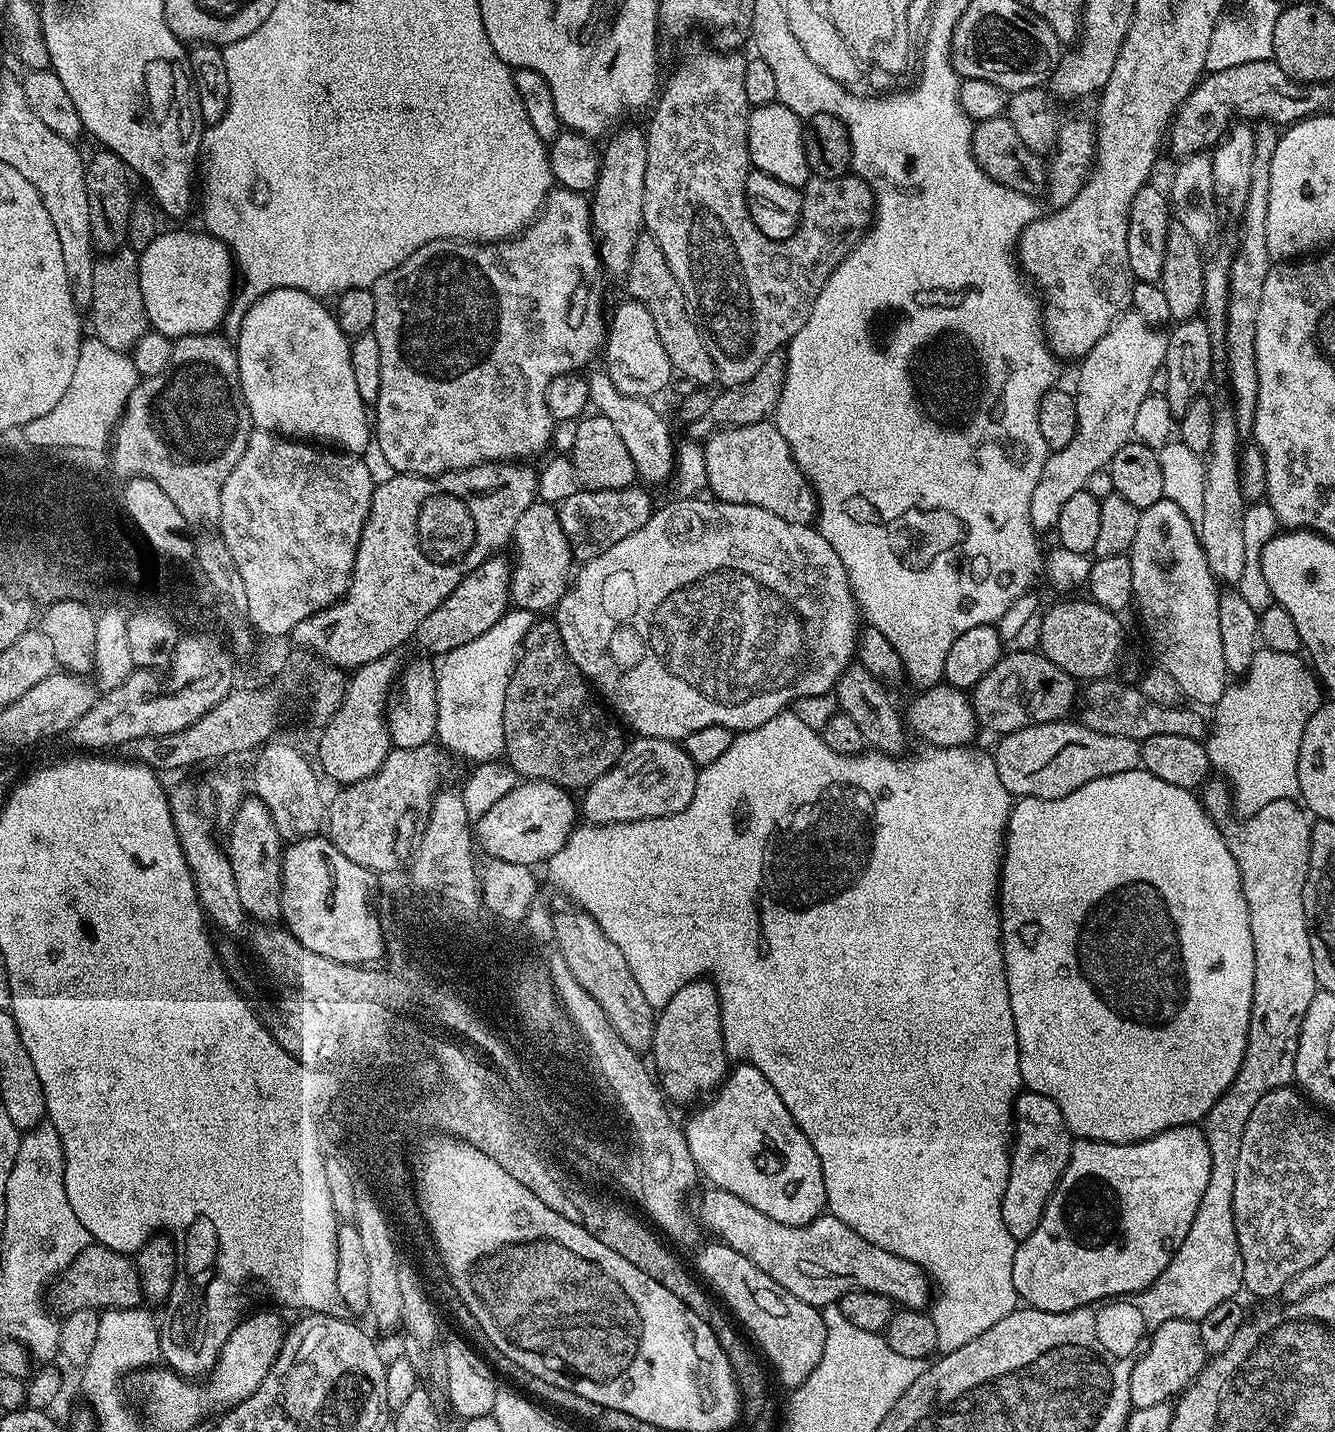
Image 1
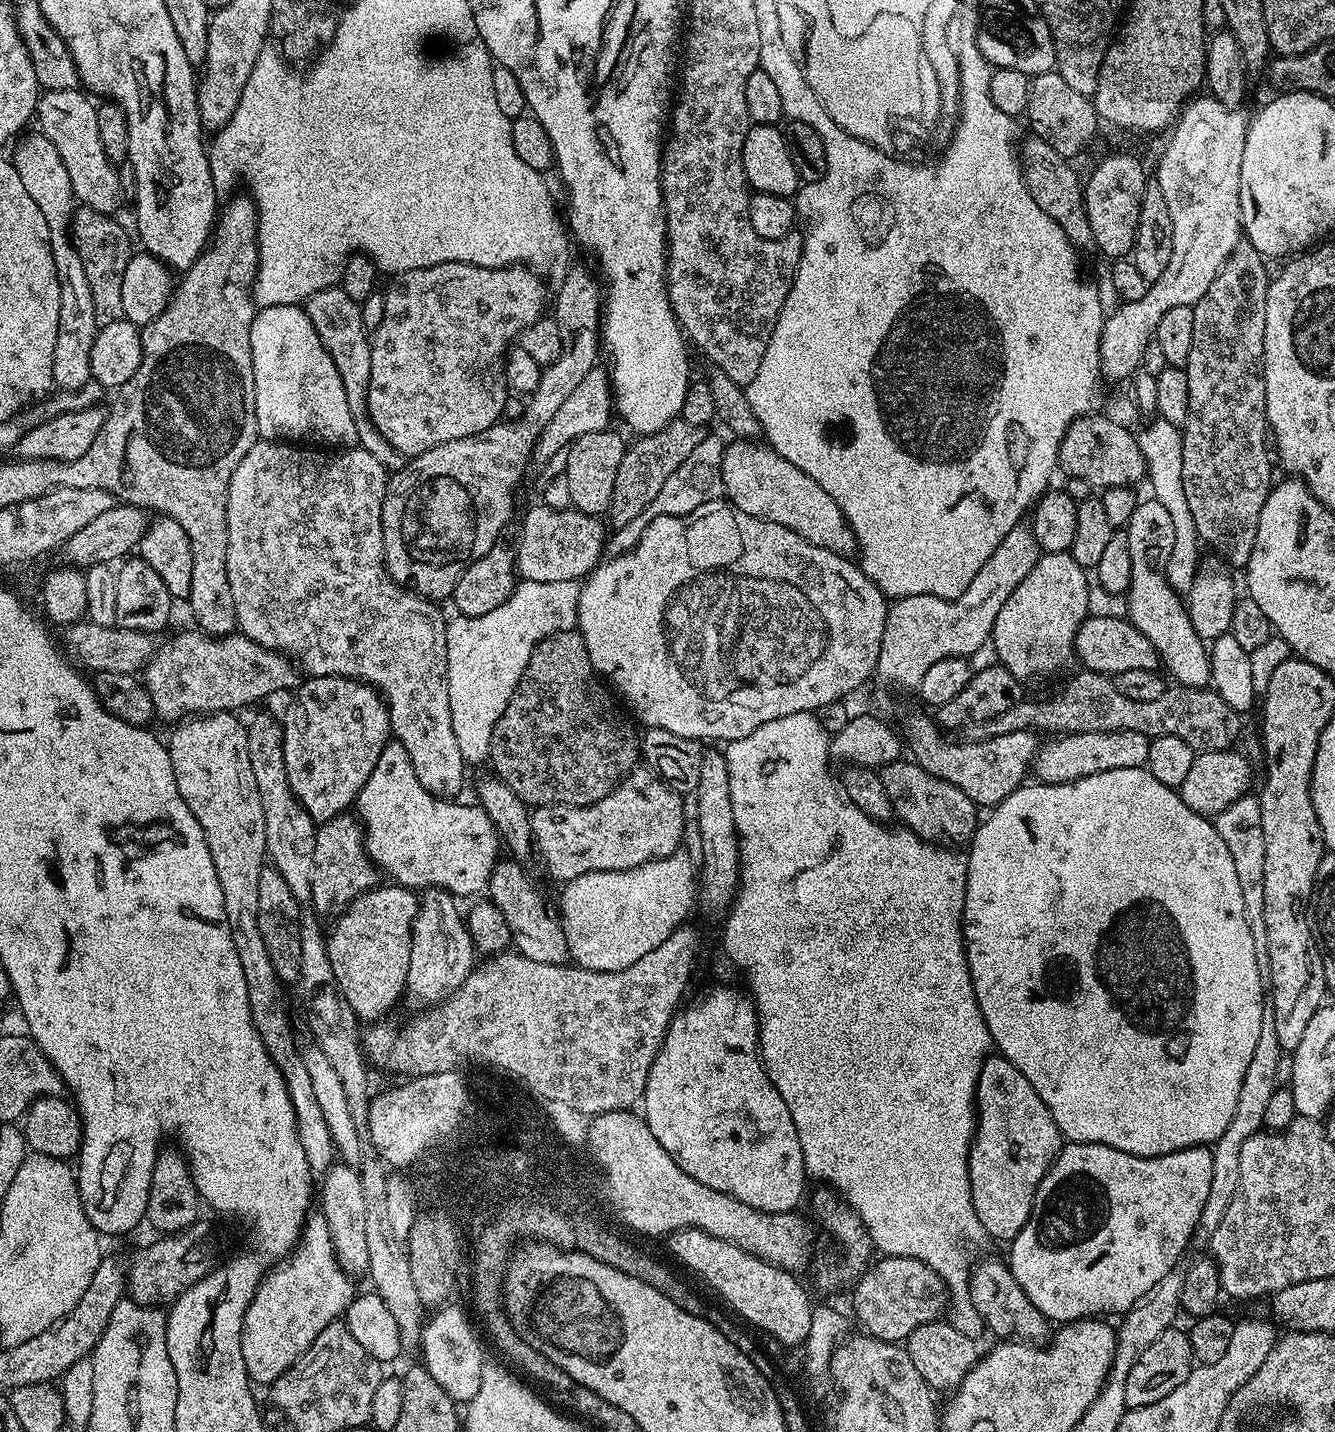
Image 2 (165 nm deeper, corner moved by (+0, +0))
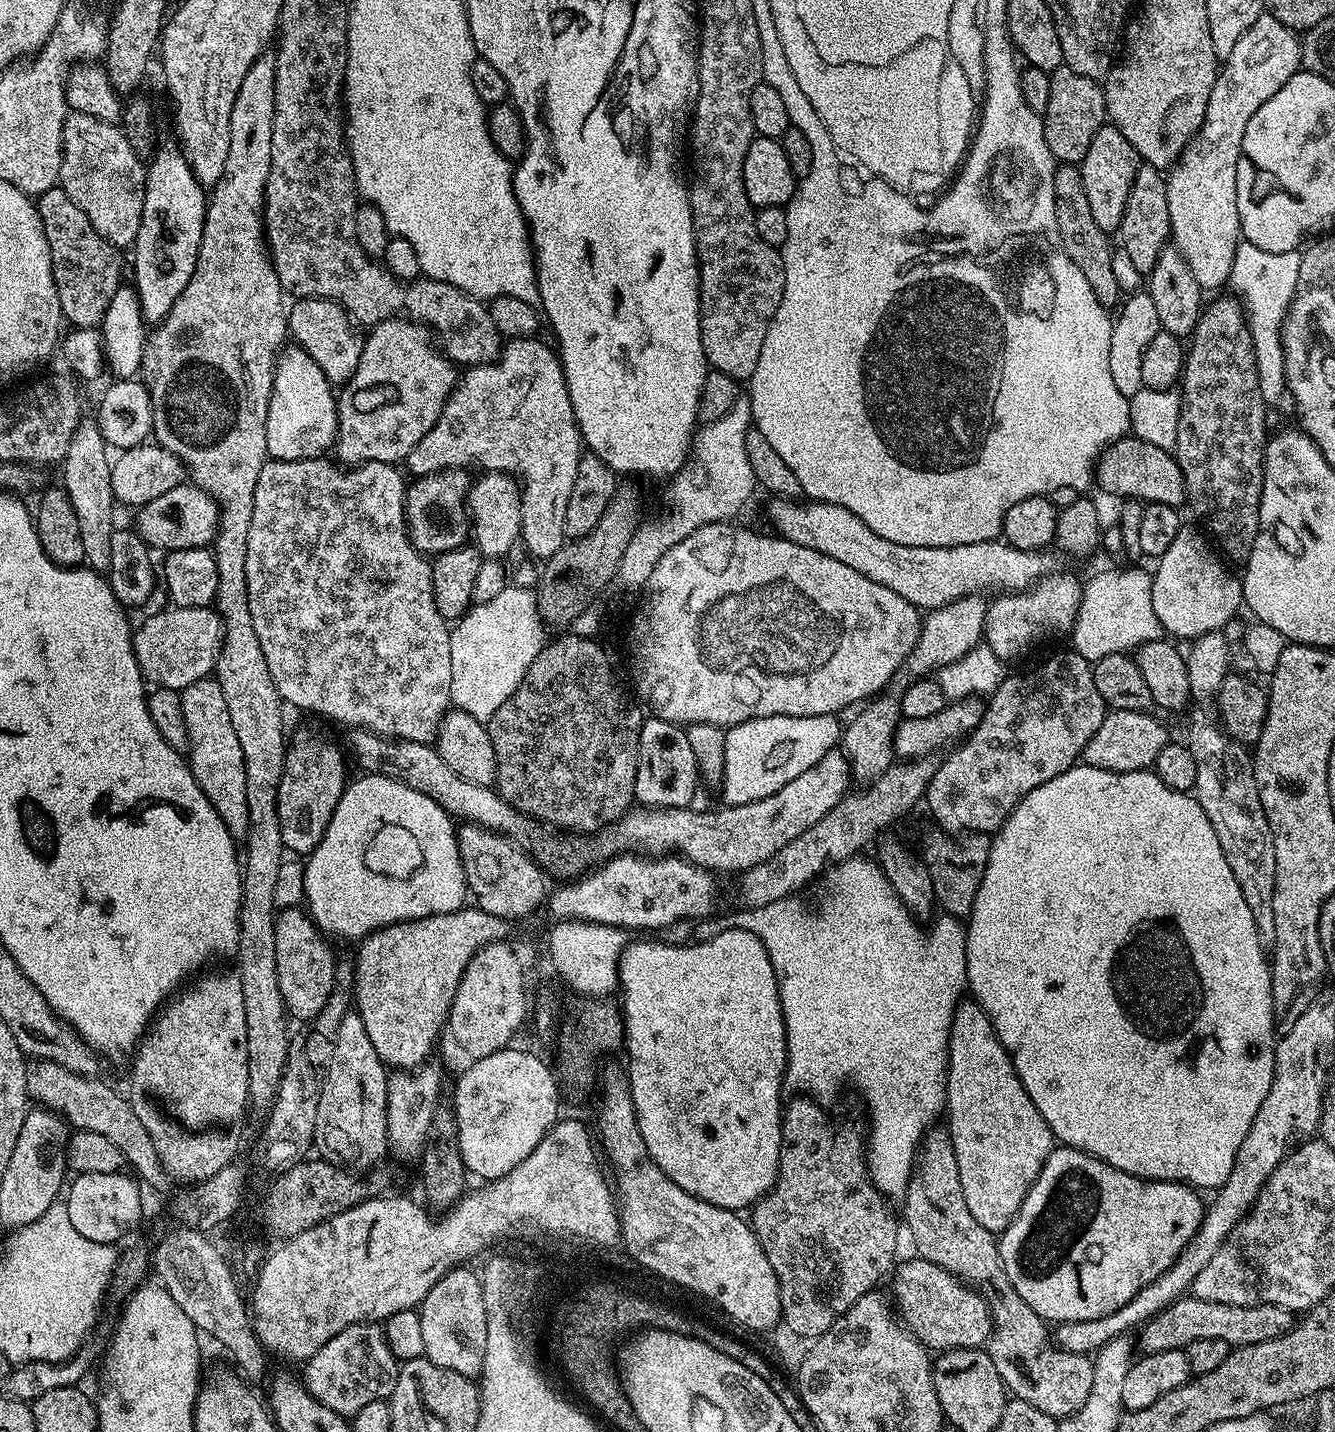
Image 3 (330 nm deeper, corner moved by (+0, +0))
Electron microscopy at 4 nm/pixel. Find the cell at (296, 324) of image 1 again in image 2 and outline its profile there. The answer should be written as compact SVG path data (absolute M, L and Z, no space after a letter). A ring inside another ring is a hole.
M301 305L260 308L250 326L250 354L254 366L256 431L259 439L303 442L308 446L323 446L328 450L357 447L354 421L350 418L342 379L327 353L326 346L319 340L318 331Z

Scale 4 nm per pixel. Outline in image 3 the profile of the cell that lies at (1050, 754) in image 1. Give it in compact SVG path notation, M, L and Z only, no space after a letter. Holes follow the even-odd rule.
M1112 710L1105 715L1102 726L1098 726L1098 730L1094 732L1094 738L1090 738L1090 742L1086 742L1084 747L1083 763L1089 768L1101 768L1102 770L1110 770L1111 772L1143 772L1151 769L1155 765L1158 754L1162 754L1162 750L1170 743L1170 736L1164 729L1164 724L1160 720L1152 717L1151 711L1131 712L1130 710Z

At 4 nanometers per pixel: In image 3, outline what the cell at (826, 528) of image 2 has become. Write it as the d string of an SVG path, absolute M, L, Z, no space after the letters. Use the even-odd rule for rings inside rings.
M772 498L768 504L768 516L777 533L783 539L794 542L798 546L806 546L823 556L838 558L838 562L846 562L853 570L858 570L870 582L878 582L886 586L886 590L894 590L894 594L902 594L906 602L910 602L921 610L941 608L950 602L960 600L964 596L975 596L987 593L987 588L998 589L1001 593L1020 593L1032 588L1037 581L1053 571L1052 560L1047 551L1023 552L1007 542L999 539L987 540L974 544L959 544L953 548L942 546L906 546L898 542L890 542L882 538L882 534L874 534L862 518L841 504L826 504L823 502L797 502L792 498Z

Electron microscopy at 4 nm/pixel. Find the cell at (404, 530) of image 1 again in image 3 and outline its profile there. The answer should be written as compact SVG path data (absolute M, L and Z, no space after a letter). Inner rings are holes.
M445 470L435 472L433 476L413 479L407 485L404 494L404 518L408 521L408 536L412 539L413 546L423 552L425 557L435 558L469 543L468 474L464 470Z

